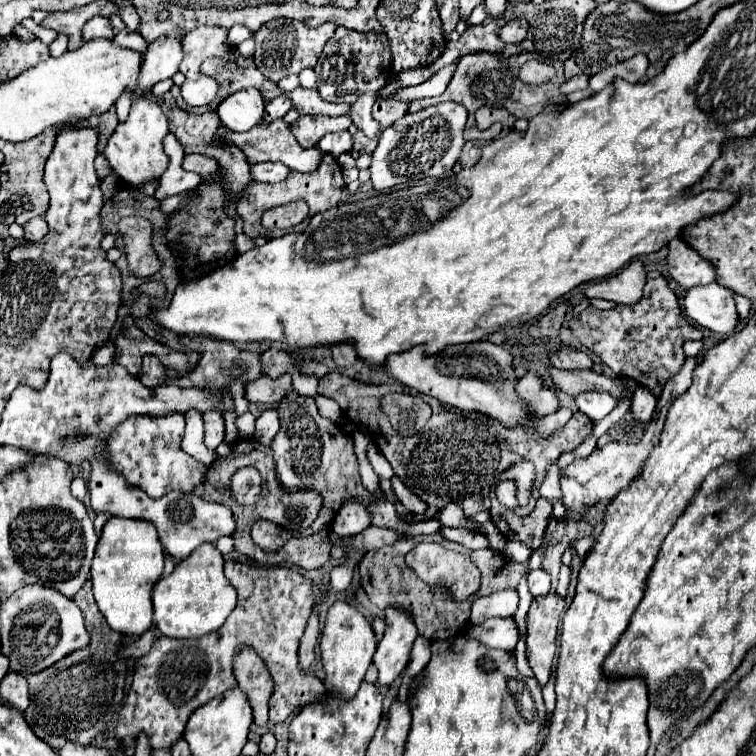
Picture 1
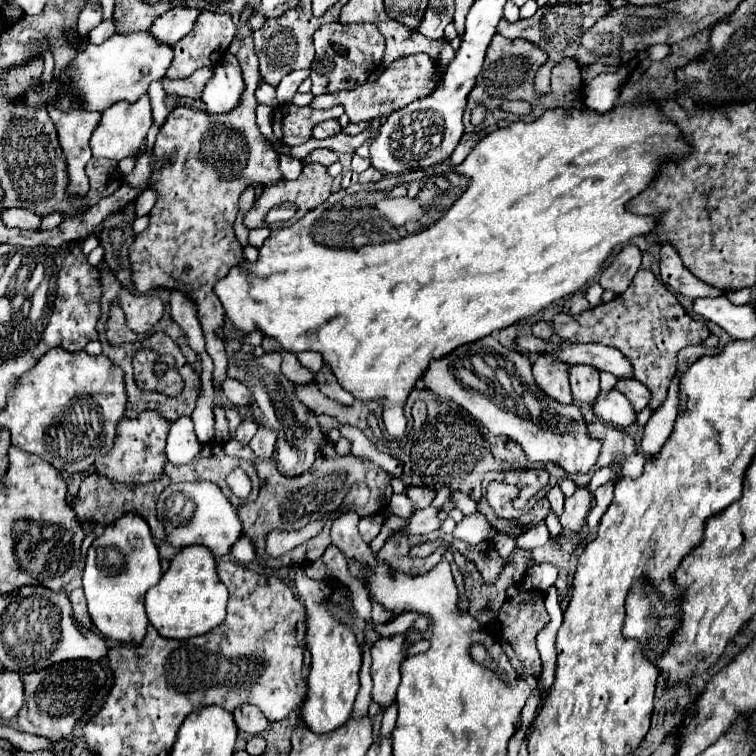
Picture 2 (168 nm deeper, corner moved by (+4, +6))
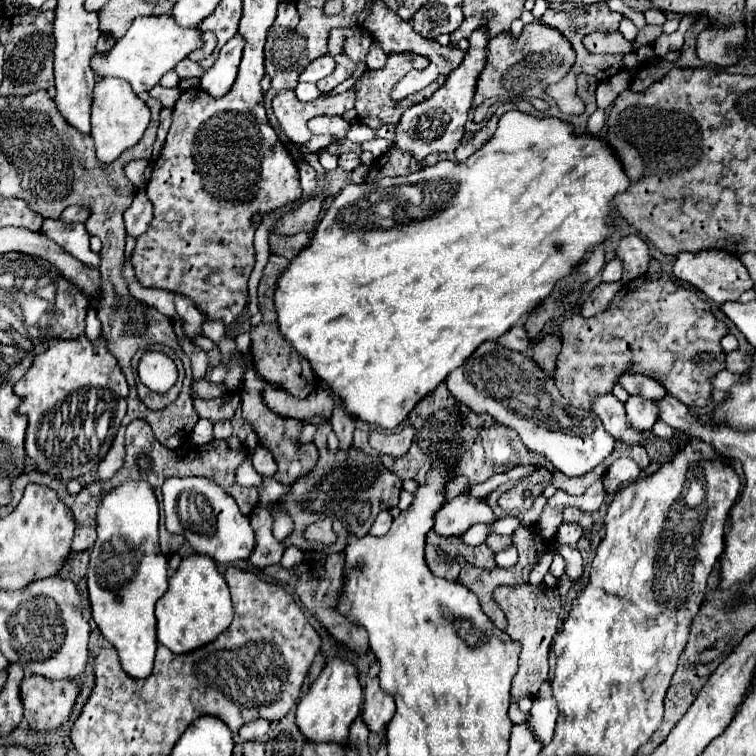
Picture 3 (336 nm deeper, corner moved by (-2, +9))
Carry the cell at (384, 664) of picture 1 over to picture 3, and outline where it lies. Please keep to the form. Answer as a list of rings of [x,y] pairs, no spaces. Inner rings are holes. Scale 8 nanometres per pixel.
[[[378,662],[370,666],[368,678],[366,678],[366,688],[364,688],[364,704],[362,704],[362,720],[368,726],[370,732],[378,734],[386,728],[386,724],[392,720],[396,704],[390,694],[380,690],[378,682]]]

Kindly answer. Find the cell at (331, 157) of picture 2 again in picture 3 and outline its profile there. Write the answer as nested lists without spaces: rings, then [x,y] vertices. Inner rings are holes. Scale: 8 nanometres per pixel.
[[[346,152],[346,154],[342,154],[340,156],[340,162],[338,162],[344,170],[348,170],[348,172],[352,172],[354,168],[358,168],[362,162],[360,162],[360,154],[358,152]]]

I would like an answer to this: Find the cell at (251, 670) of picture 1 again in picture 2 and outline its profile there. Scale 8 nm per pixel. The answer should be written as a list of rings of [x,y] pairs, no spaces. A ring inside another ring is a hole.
[[[254,705],[238,707],[238,711],[234,711],[234,719],[236,719],[236,725],[240,731],[246,731],[252,735],[262,733],[268,725],[268,719]]]

